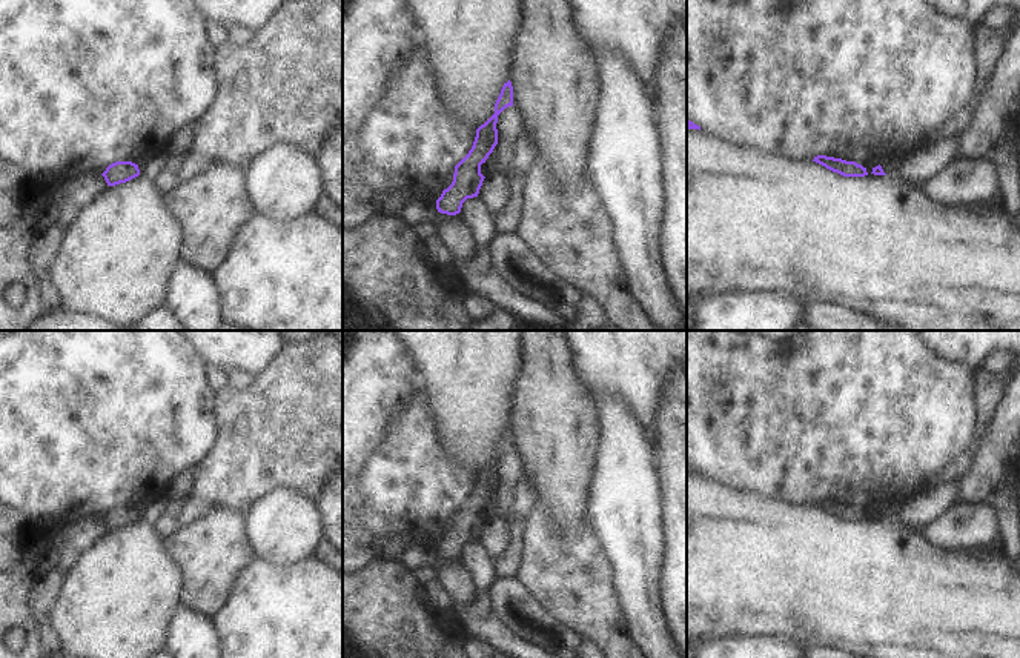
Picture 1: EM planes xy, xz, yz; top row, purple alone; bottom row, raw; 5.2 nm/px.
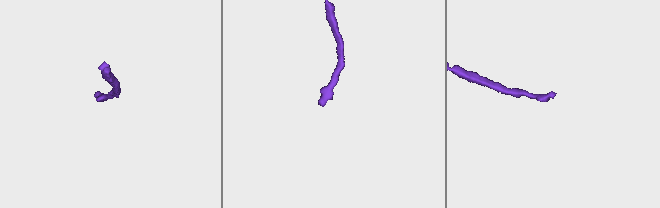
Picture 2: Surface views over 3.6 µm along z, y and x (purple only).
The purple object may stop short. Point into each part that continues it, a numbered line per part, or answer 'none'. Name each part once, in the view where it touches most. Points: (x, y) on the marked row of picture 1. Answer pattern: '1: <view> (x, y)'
none

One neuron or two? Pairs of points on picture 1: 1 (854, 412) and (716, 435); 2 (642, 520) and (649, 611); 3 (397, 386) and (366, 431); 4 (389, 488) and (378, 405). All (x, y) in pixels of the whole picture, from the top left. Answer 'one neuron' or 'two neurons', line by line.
1: one neuron
2: one neuron
3: one neuron
4: two neurons

